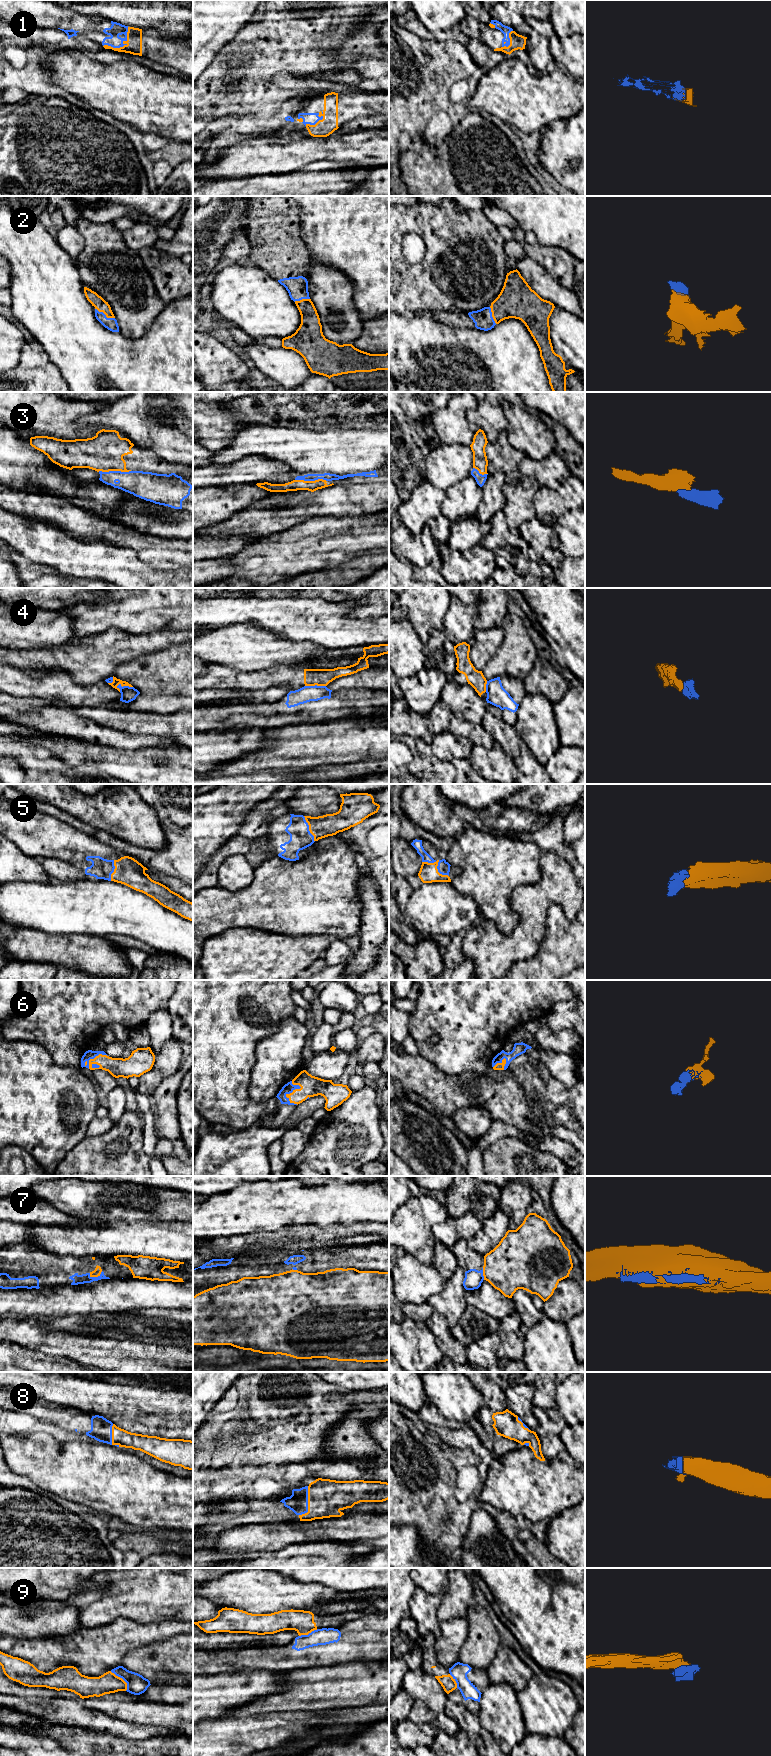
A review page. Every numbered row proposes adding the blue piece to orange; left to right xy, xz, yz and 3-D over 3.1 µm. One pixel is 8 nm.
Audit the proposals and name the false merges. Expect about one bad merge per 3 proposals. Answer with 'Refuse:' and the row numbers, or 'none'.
Refuse: 4, 7, 9

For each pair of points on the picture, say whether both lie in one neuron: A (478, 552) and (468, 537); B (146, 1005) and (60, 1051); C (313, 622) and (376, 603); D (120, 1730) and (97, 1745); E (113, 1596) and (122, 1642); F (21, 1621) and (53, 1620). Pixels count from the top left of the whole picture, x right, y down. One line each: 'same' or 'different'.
A: different
B: same
C: different
D: different
E: different
F: same

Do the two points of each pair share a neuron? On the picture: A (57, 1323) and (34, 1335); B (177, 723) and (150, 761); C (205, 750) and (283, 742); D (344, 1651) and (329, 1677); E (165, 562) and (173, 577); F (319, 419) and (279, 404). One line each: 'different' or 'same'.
A: different
B: different
C: different
D: different
E: different
F: same

